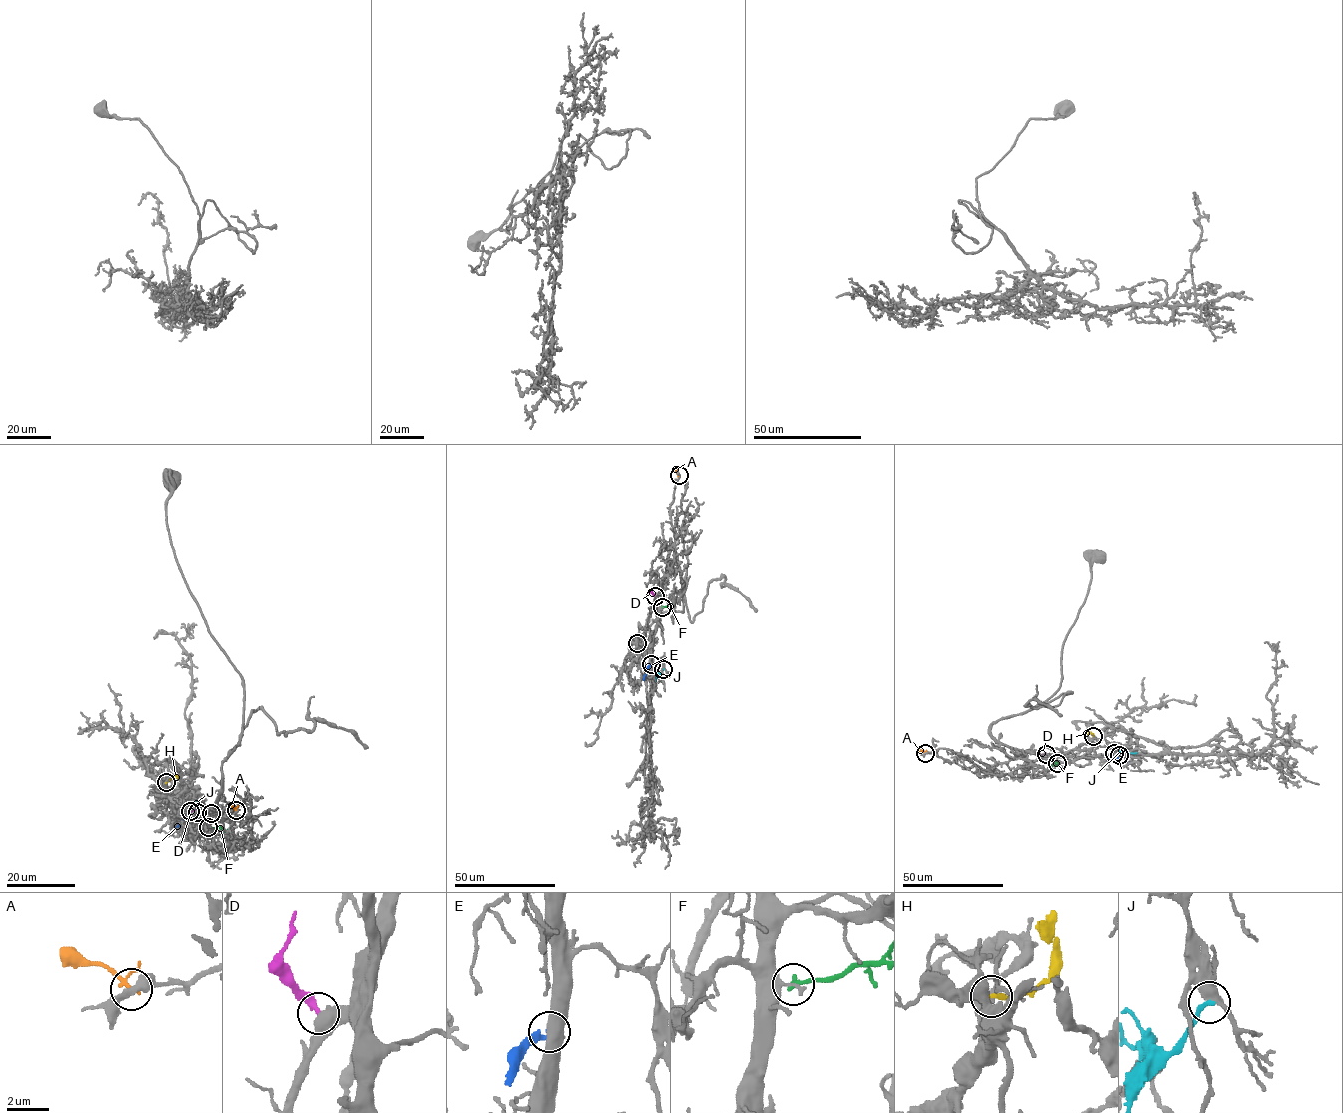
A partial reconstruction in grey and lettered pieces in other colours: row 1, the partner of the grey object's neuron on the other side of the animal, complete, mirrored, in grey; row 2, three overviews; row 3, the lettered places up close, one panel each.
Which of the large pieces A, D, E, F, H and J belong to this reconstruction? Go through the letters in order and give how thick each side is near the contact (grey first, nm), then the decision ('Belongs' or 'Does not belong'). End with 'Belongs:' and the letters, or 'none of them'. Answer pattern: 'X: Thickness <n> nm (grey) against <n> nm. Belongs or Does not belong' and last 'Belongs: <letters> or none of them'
A: Thickness 400 nm (grey) against 160 nm. Does not belong
D: Thickness 440 nm (grey) against 280 nm. Belongs
E: Thickness 550 nm (grey) against 240 nm. Does not belong
F: Thickness 240 nm (grey) against 280 nm. Does not belong
H: Thickness 320 nm (grey) against 240 nm. Does not belong
J: Thickness 340 nm (grey) against 200 nm. Does not belong
Belongs: D

